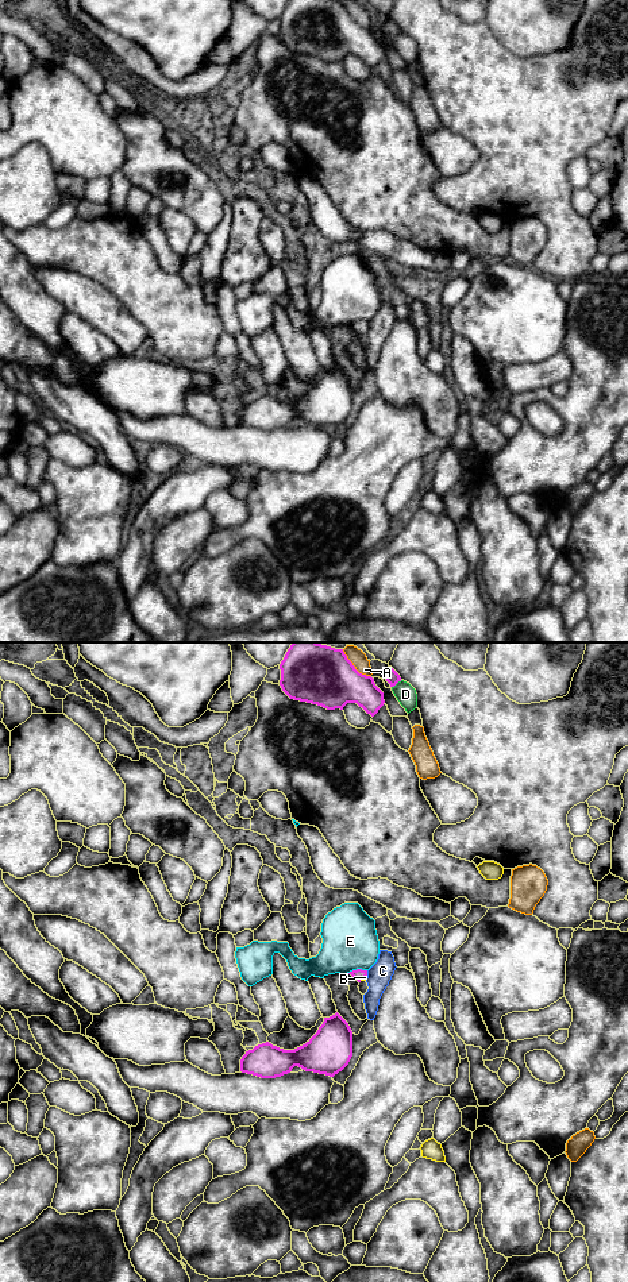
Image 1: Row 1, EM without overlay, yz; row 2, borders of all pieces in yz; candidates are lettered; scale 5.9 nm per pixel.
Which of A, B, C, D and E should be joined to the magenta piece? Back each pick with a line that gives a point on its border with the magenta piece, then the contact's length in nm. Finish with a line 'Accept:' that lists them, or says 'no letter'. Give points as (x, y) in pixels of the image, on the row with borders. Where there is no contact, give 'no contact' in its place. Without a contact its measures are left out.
B: contact yz (362, 979); length 50 nm
Accept: B

